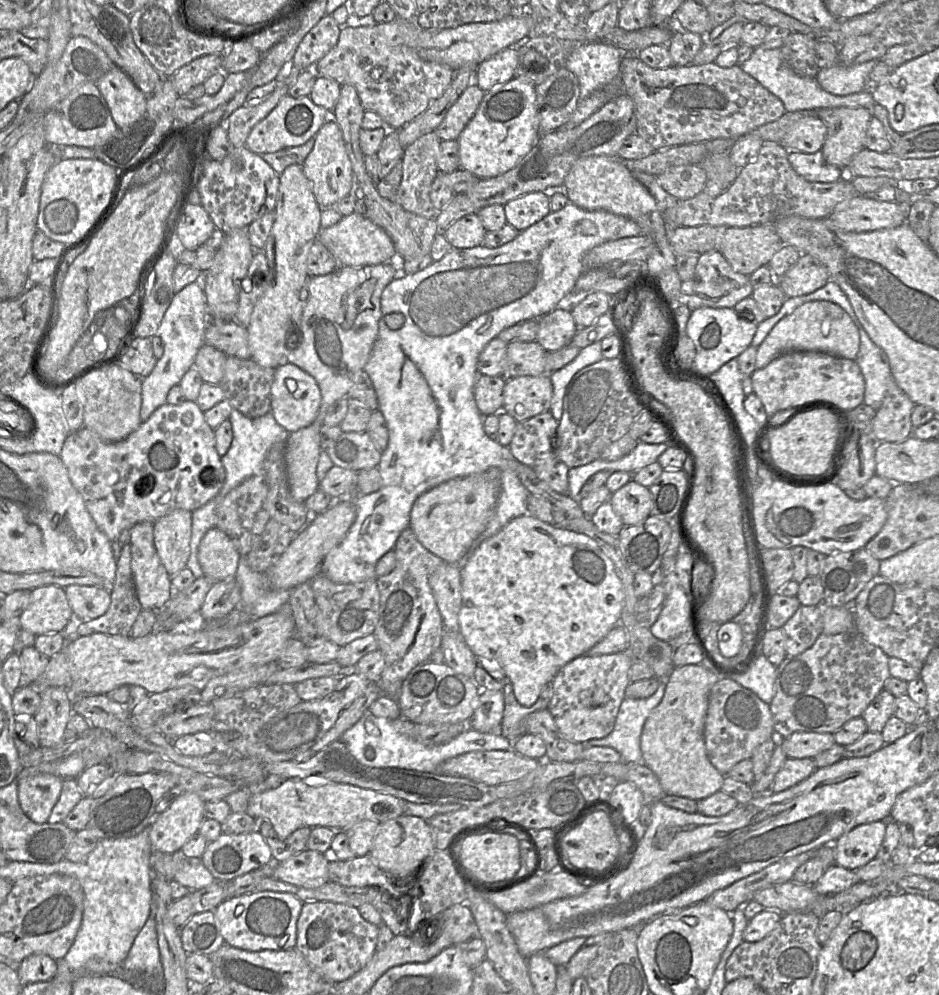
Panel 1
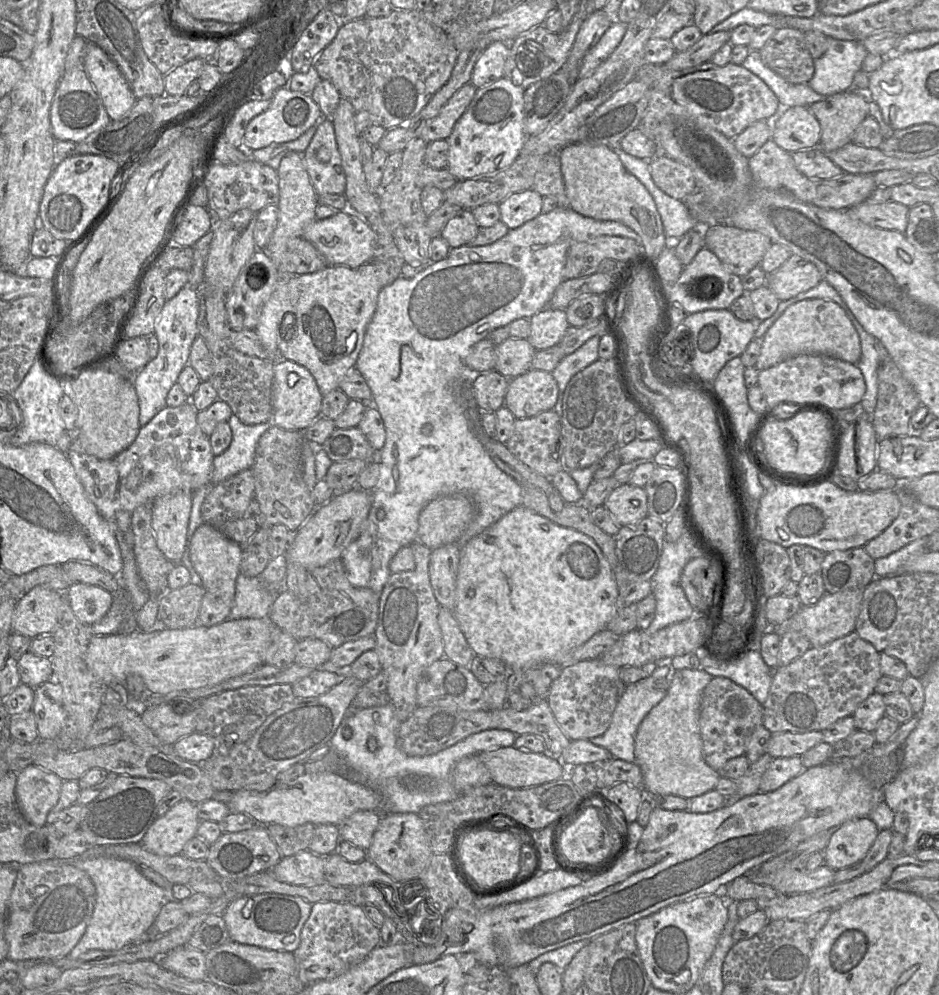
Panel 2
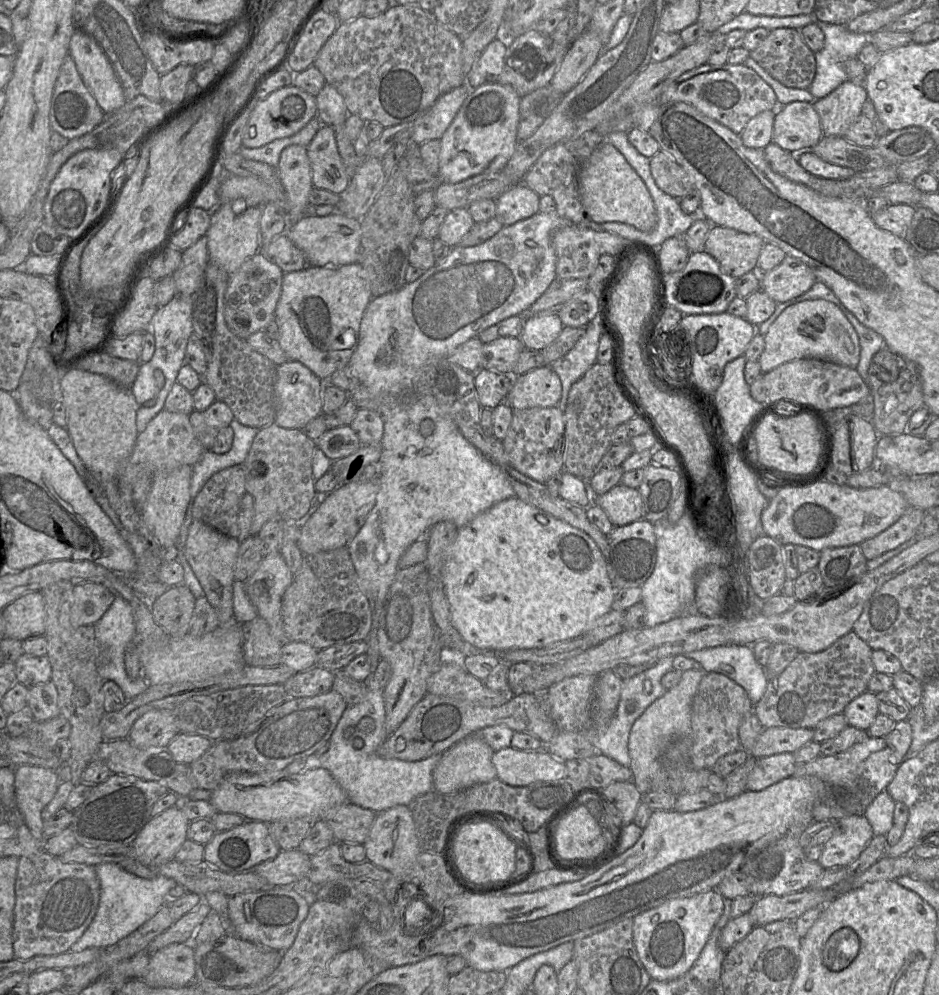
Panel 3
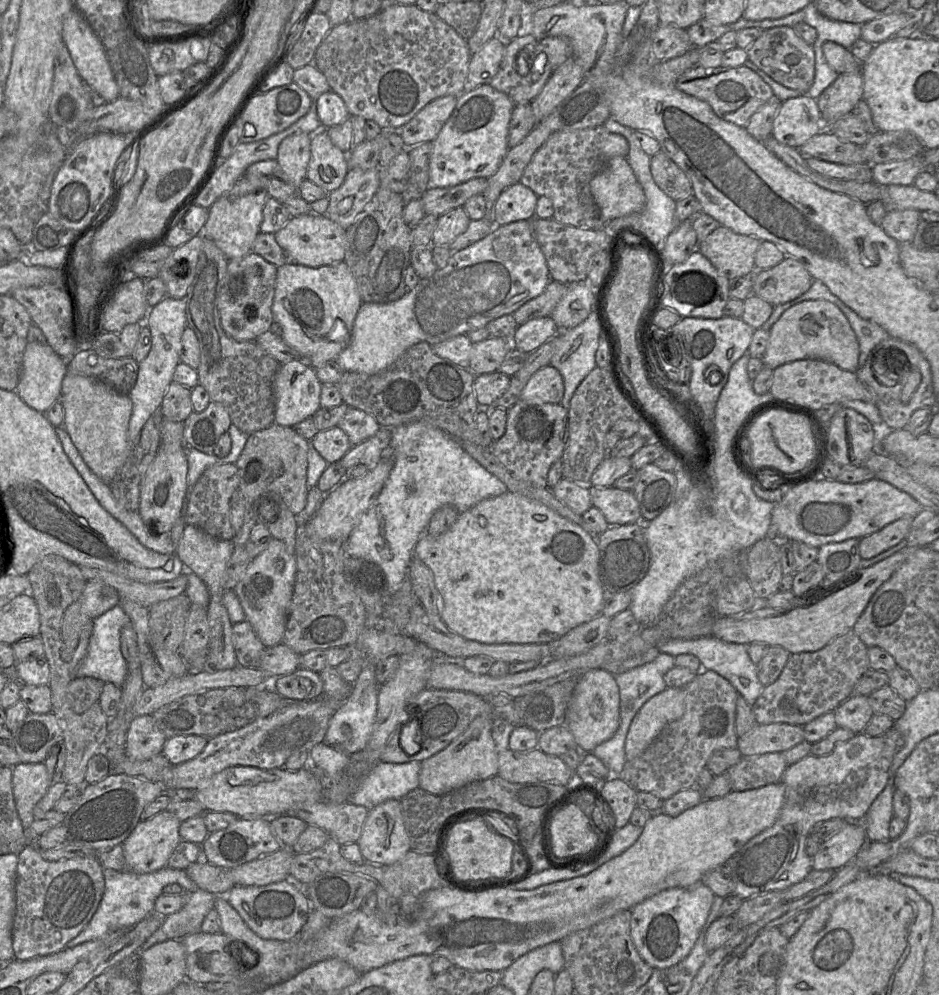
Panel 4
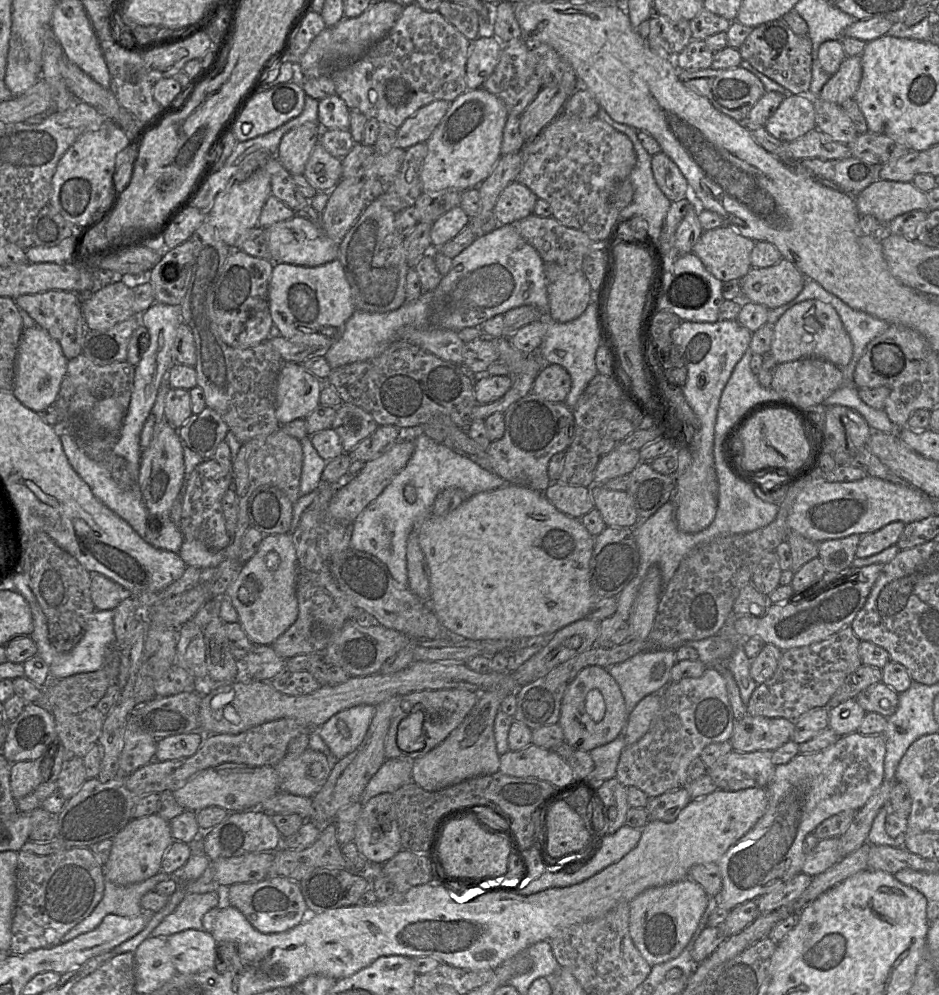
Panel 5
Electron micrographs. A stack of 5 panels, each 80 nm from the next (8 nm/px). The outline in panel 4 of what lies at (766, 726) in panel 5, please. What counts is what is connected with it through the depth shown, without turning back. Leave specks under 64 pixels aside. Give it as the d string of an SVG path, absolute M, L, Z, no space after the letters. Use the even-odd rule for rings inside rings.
M787 723L757 724L738 737L737 749L742 756L781 753L803 741L802 726Z

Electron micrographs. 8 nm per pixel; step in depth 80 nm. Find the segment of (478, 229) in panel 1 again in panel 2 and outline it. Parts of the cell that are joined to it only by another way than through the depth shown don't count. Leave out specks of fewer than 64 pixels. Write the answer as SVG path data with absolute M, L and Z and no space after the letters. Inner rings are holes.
M462 209L445 225L440 236L450 248L468 245L477 235L479 226L471 210Z

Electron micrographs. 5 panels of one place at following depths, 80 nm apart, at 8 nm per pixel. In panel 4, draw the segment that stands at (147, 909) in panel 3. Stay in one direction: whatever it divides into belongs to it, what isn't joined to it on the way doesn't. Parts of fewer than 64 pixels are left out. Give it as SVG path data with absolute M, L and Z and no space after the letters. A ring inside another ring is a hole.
M168 866L147 874L131 871L103 870L105 879L104 893L97 911L86 927L65 948L73 948L82 943L102 938L114 931L128 930L154 913L156 899L163 894L163 888L169 884L178 884L184 893L193 893L197 885L188 877L185 870L171 869Z

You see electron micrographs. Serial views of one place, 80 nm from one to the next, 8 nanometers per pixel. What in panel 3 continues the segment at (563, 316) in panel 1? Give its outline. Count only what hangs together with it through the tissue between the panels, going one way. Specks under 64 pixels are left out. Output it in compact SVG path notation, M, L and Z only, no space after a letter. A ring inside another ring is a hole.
M557 313L520 316L524 316L520 340L529 350L543 350L559 336L564 328Z

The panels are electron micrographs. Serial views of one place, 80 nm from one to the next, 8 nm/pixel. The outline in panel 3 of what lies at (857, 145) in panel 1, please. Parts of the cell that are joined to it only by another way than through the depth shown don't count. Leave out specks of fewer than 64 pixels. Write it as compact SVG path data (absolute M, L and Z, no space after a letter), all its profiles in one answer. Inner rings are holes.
M846 80L827 96L812 103L820 117L823 135L843 137L862 114L862 106L867 99L864 85Z

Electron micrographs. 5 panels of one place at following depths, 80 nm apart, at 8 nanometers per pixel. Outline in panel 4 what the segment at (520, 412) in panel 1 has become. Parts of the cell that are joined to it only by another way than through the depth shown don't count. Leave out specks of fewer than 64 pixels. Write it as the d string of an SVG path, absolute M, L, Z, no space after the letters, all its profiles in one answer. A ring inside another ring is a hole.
M547 365L530 377L519 400L540 399L546 403L559 404L564 391L564 380L561 373L555 367Z

